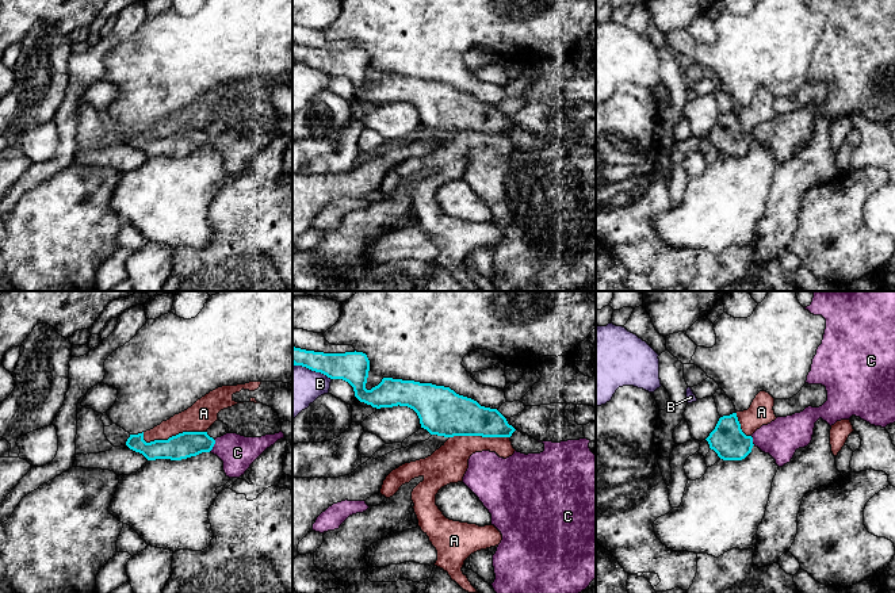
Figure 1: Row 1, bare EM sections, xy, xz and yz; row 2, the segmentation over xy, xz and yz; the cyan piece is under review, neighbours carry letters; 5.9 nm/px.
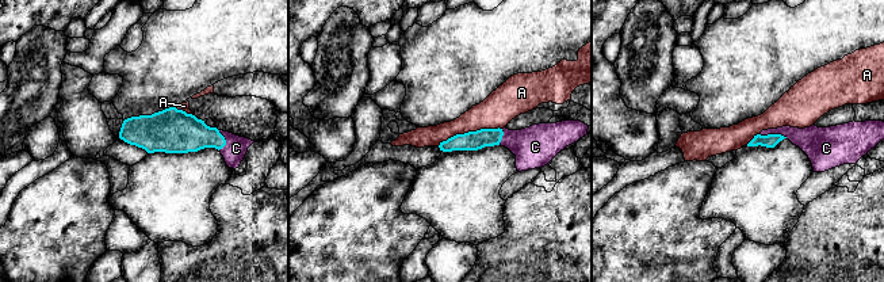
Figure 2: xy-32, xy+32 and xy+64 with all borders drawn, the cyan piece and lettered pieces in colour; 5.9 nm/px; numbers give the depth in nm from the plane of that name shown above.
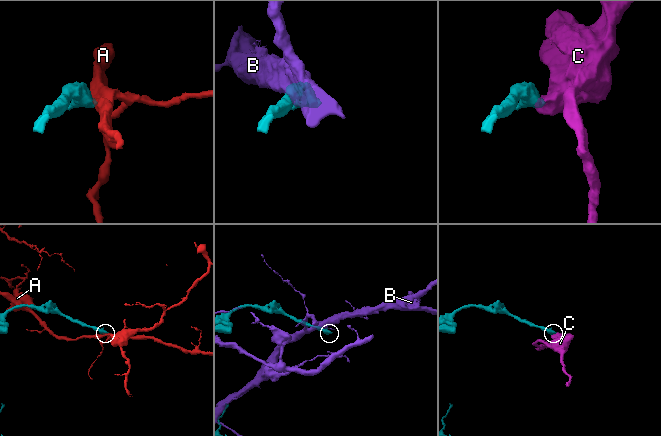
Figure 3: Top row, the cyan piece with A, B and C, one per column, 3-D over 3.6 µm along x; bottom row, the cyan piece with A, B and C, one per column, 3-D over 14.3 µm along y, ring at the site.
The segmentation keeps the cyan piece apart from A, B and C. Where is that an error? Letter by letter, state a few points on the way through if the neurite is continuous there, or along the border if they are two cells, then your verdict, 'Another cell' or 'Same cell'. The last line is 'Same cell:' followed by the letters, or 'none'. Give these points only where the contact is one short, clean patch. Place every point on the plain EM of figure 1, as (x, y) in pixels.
A: Boundary: xy (206, 127), (183, 127), (167, 136), (149, 138), (142, 136). Another cell
B: Another cell
C: Path across: xy (186, 141), (213, 142), (228, 144), (237, 149). Same cell
Same cell: C

